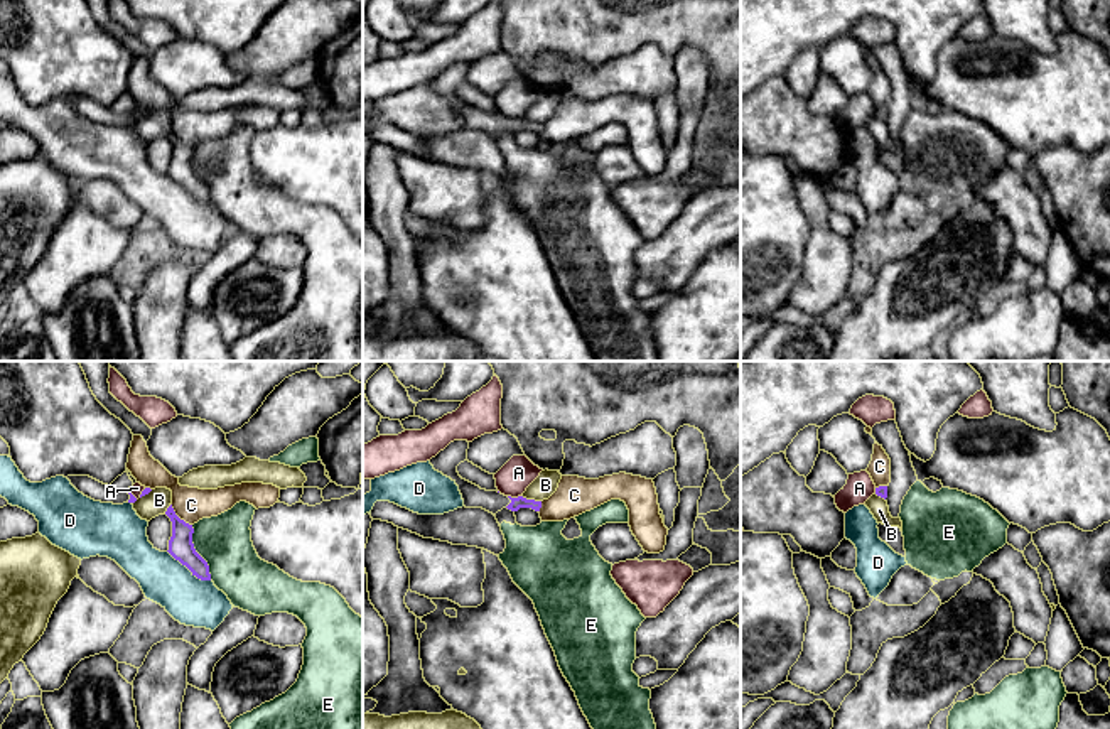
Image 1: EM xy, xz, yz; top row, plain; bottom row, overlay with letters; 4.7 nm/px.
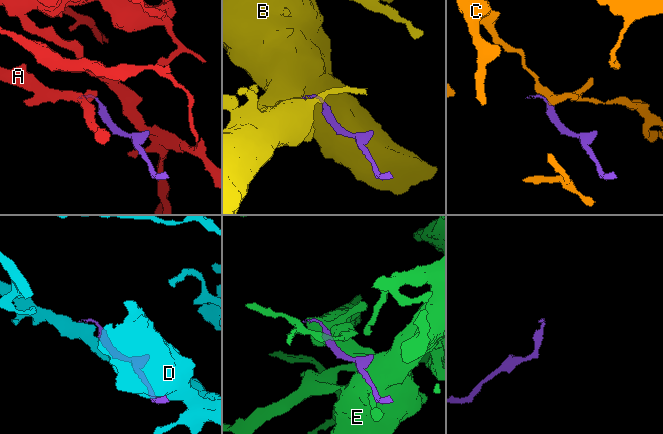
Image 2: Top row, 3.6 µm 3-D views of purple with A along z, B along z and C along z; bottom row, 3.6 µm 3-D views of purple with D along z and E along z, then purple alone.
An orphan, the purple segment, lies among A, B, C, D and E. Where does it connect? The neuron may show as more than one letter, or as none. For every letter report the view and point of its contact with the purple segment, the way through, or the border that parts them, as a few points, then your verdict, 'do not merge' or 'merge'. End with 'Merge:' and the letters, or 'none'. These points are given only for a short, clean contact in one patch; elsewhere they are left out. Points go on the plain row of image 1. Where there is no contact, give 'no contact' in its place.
A: xz (515, 120) | do not merge
B: xz (532, 122) | along xz (522, 117), (540, 124) | do not merge
C: xy (177, 139) | do not merge
D: xy (189, 191) | do not merge
E: xy (196, 174) | do not merge
Merge: none

